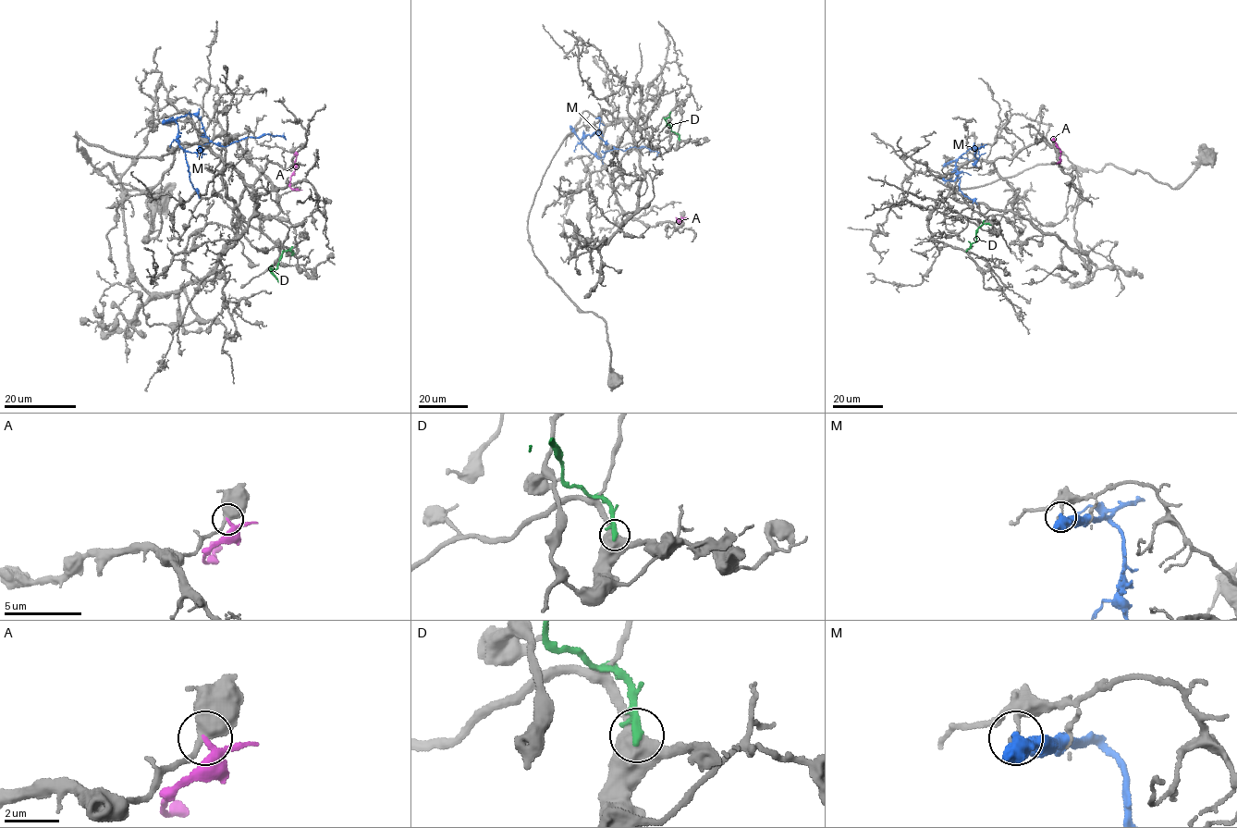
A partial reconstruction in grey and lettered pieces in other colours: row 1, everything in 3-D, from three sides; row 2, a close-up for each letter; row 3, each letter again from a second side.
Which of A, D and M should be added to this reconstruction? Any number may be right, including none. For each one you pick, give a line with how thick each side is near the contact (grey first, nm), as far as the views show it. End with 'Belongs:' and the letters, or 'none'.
Belongs: none

